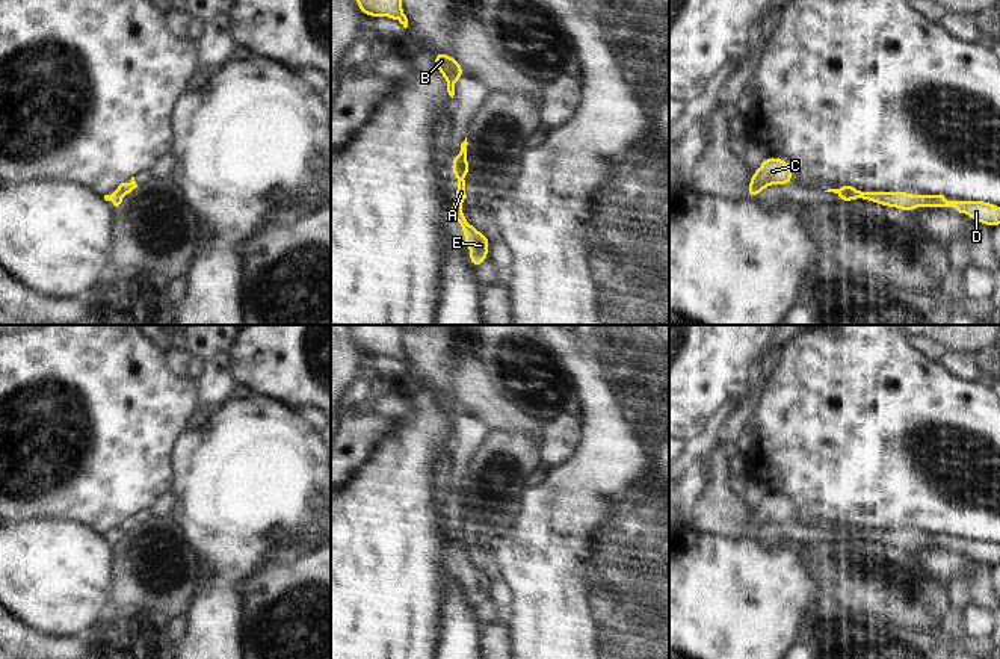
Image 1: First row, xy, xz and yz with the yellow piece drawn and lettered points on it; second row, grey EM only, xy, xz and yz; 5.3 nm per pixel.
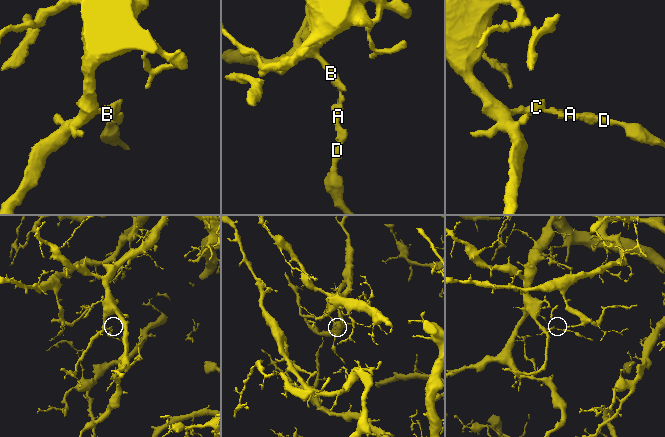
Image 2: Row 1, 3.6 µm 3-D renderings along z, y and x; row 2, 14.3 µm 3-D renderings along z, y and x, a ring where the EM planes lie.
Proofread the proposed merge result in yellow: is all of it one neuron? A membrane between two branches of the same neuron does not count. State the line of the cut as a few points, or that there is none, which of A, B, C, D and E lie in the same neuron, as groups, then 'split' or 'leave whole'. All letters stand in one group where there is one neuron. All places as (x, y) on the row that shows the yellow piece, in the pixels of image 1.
cut in xz along (458, 156), (464, 173); A D E / B C; split

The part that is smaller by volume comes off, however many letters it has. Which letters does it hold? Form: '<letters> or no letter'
A, D, E

